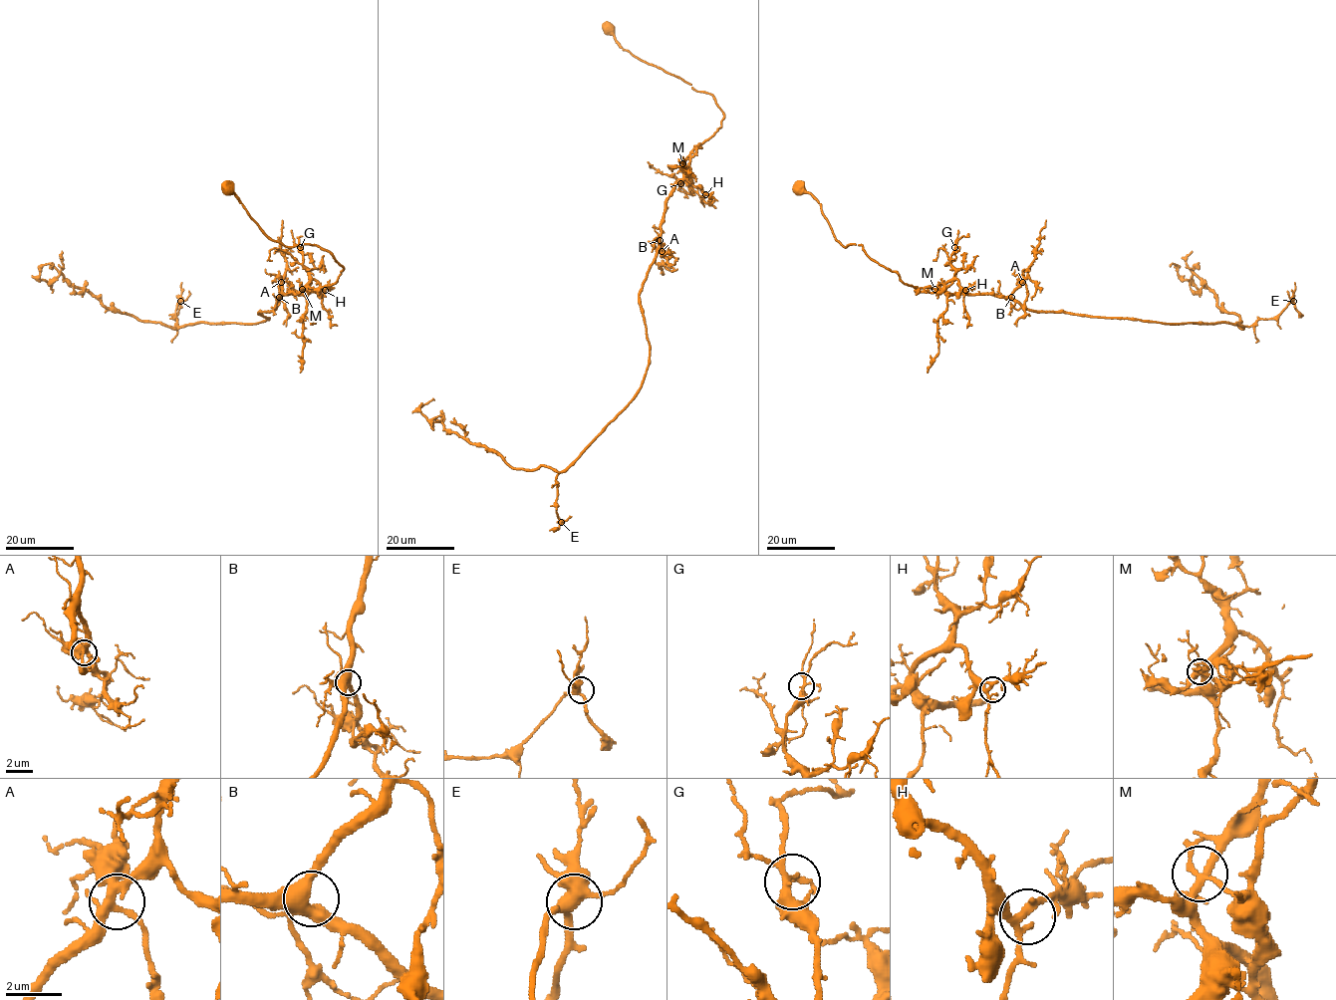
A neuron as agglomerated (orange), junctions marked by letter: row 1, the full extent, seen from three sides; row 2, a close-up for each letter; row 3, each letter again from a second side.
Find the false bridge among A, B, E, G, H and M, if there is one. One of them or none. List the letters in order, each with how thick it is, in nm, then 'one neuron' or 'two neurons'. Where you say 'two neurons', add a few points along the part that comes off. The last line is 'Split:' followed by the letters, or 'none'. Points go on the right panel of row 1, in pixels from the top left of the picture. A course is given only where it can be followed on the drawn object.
A: 360 nm | one neuron
B: 440 nm | one neuron
E: 440 nm | one neuron
G: 280 nm | one neuron
H: 240 nm | one neuron
M: 240 nm | two neurons | (935, 289), (935, 292), (930, 293), (914, 287)
Split: M

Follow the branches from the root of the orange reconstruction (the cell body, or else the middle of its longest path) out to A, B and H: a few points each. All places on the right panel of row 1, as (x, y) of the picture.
A: (800, 186), (820, 203), (835, 238), (843, 246), (862, 245), (871, 258), (914, 288), (1009, 296), (1022, 282)
B: (800, 186), (820, 203), (843, 246), (862, 245), (905, 283), (951, 294), (1011, 297)
H: (800, 186), (820, 203), (843, 246), (862, 245), (871, 258), (921, 291), (941, 292), (955, 279), (965, 290)

